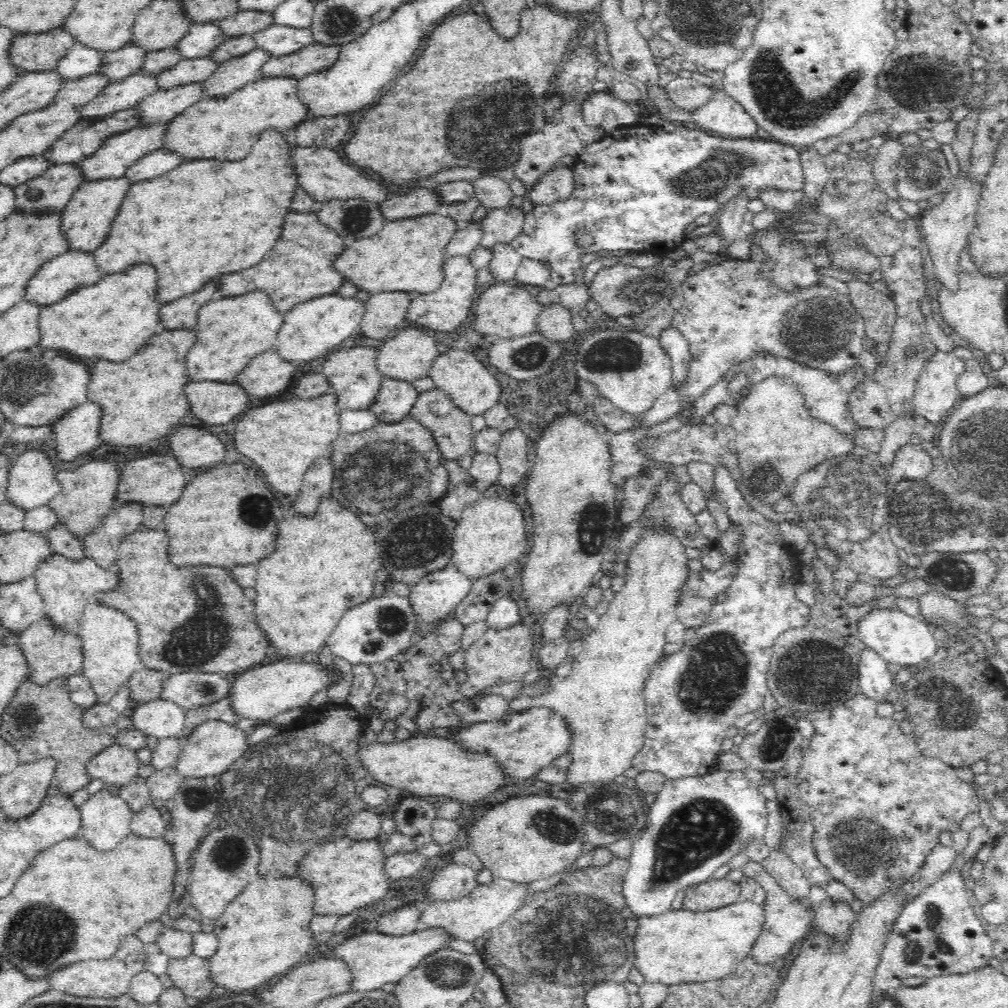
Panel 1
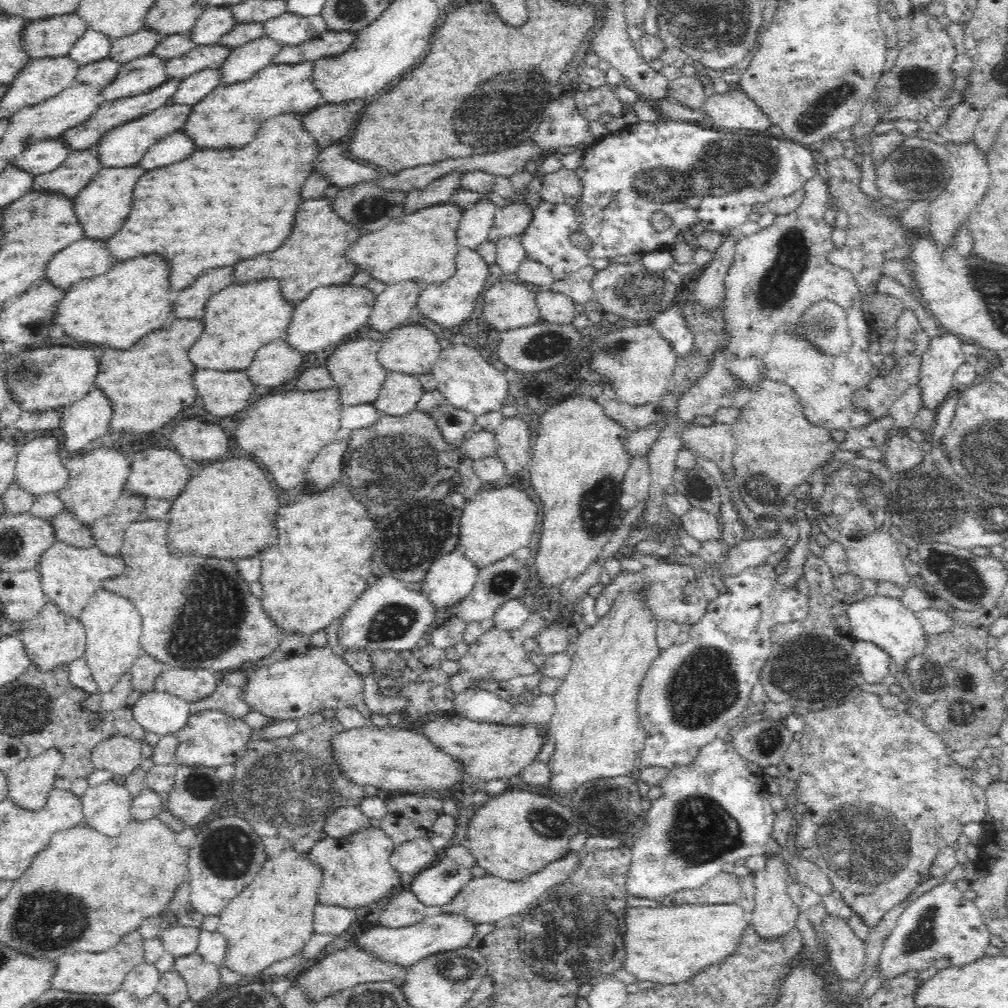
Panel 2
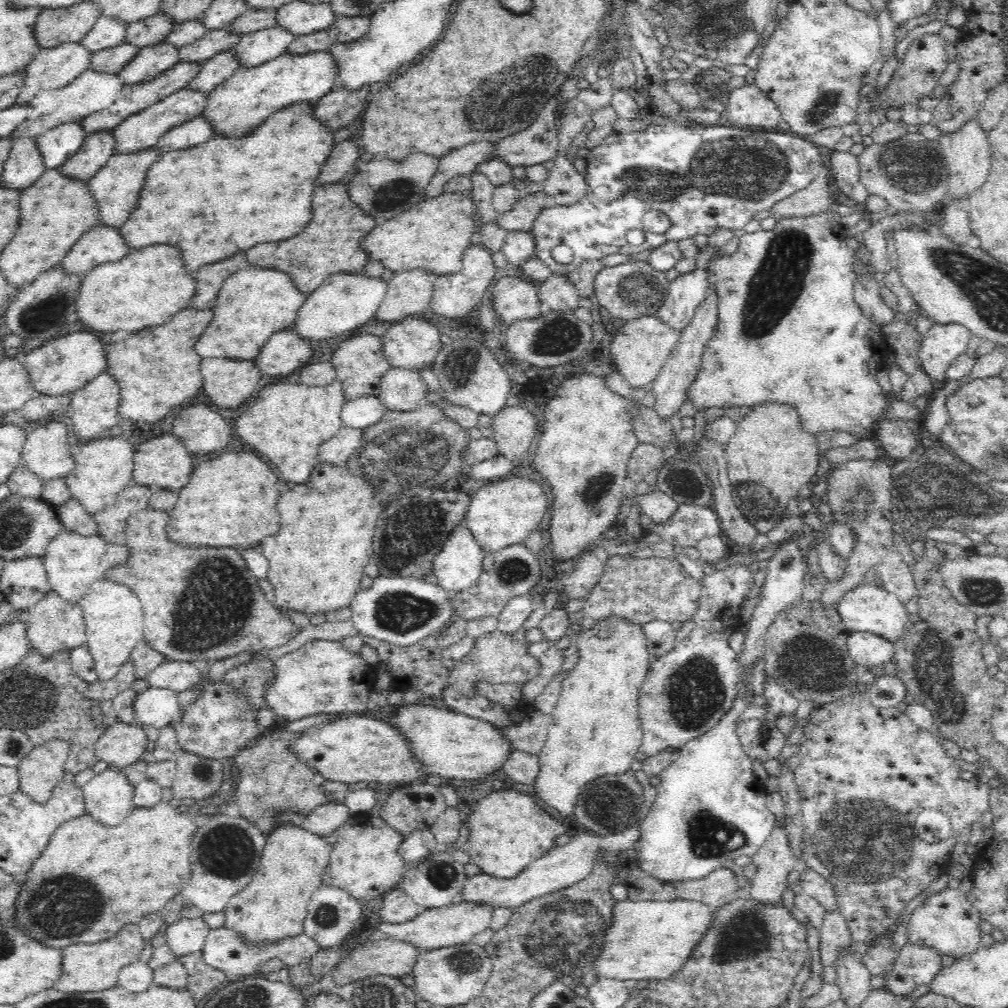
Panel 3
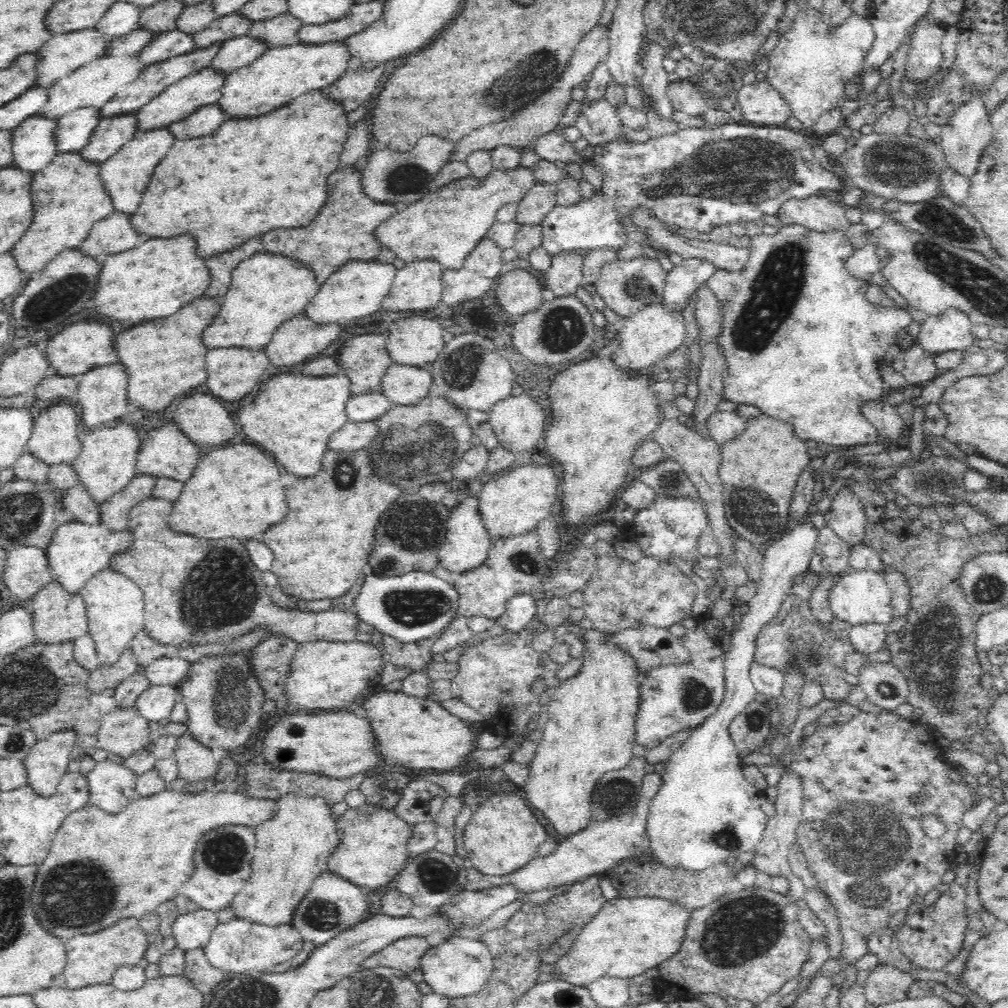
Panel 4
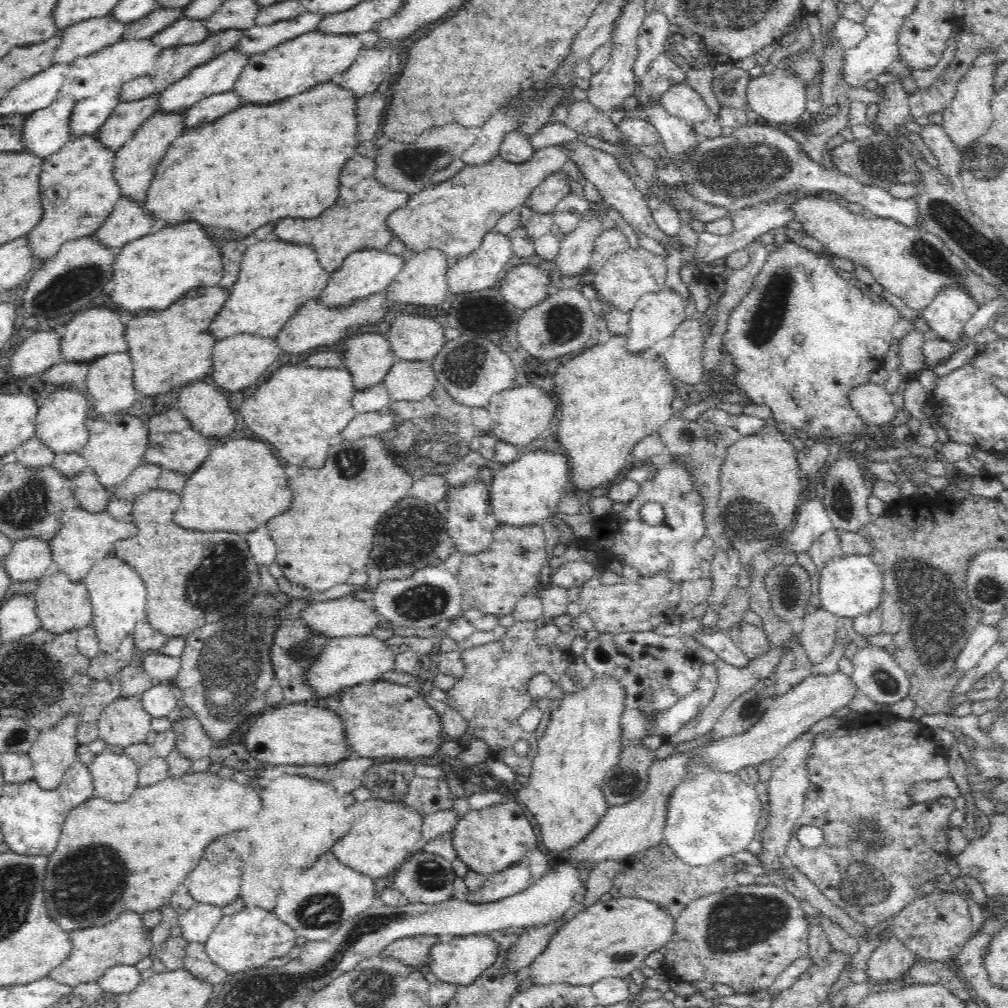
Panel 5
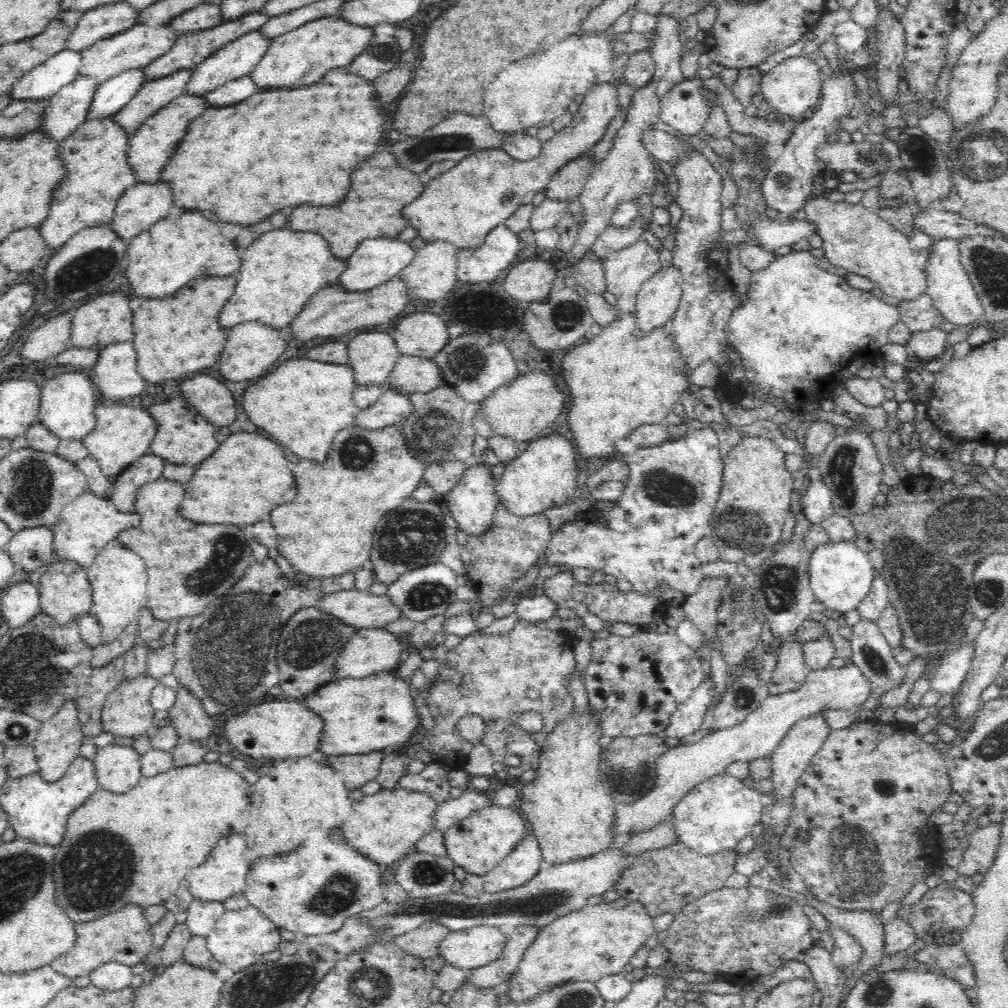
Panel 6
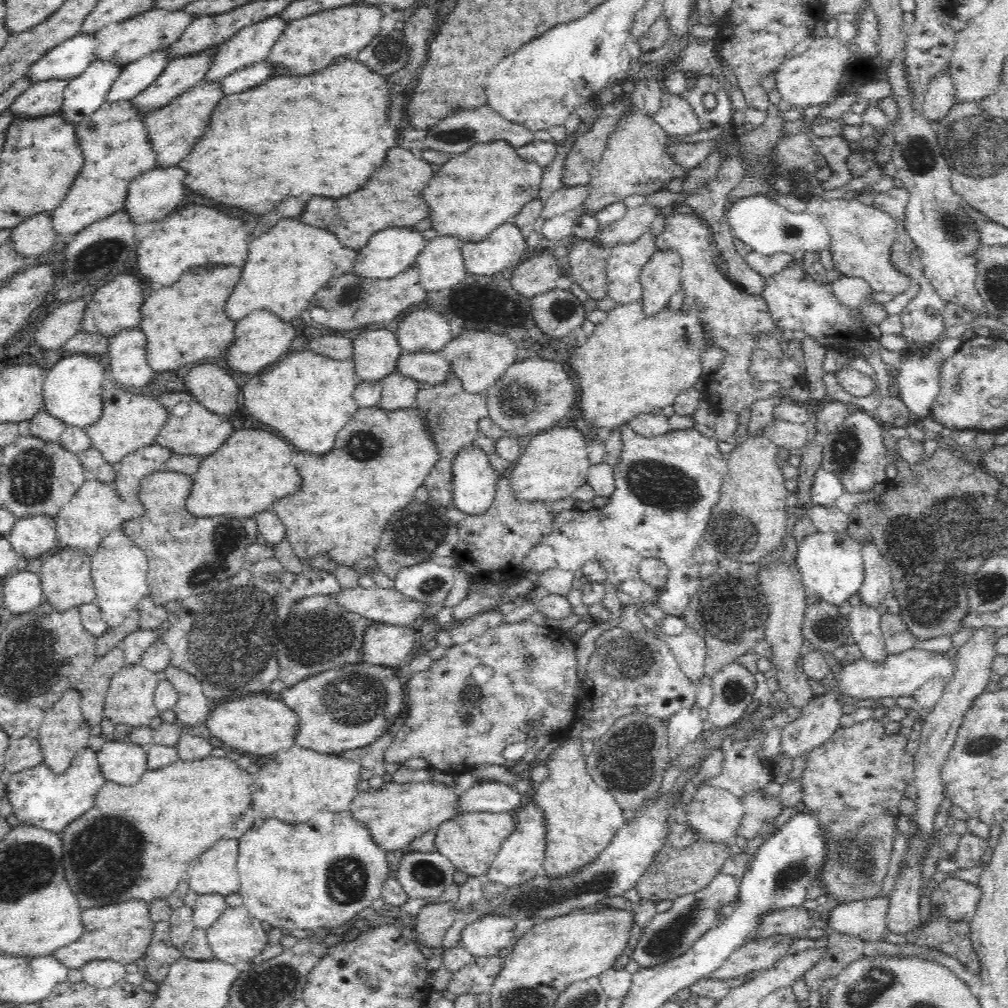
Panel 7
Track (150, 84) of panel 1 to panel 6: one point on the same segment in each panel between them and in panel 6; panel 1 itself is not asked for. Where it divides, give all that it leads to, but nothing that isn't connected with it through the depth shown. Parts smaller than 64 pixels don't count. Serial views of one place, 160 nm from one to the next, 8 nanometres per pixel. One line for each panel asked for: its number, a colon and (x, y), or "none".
2: (145, 73)
3: (155, 59)
4: (166, 45)
5: (184, 31)
6: (205, 16)

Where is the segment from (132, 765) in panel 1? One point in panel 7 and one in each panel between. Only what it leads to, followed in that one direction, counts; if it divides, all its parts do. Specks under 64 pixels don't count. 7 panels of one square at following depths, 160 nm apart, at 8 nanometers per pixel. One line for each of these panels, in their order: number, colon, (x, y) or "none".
2: (120, 755)
3: (121, 745)
4: (123, 732)
5: (124, 722)
6: (127, 713)
7: (129, 700)

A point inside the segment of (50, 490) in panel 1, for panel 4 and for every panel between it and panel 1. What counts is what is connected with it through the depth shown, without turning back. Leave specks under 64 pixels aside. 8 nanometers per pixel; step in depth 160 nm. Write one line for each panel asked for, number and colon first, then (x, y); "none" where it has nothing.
2: (38, 471)
3: (45, 453)
4: (54, 441)

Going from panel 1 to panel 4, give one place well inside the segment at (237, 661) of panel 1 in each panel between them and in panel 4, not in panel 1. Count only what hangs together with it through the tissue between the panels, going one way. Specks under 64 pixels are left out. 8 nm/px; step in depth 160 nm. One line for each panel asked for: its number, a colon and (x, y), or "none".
2: (209, 621)
3: (202, 606)
4: (199, 593)

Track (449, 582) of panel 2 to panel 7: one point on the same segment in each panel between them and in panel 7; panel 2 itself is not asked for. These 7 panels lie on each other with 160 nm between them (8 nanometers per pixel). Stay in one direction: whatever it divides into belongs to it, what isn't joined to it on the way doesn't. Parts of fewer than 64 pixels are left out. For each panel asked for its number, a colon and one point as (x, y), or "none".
3: (459, 565)
4: (466, 546)
5: (470, 524)
6: (473, 503)
7: (474, 485)

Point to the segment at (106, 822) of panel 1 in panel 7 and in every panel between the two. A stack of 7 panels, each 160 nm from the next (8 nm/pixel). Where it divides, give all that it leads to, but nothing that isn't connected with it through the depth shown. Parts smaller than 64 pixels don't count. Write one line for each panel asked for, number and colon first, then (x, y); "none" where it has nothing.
2: (107, 807)
3: (108, 797)
4: (112, 786)
5: (115, 777)
6: (117, 768)
7: (124, 764)

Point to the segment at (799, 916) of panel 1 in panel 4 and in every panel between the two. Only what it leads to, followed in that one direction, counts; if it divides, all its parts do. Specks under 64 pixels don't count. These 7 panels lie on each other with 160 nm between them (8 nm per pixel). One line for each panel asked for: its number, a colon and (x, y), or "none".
2: (775, 914)
3: (775, 860)
4: (771, 856)

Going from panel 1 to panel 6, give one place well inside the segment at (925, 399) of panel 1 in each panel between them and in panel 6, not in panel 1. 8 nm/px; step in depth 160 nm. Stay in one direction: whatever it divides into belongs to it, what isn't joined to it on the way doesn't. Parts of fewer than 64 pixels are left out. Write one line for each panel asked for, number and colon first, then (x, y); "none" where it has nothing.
2: (944, 356)
3: (942, 344)
4: (951, 331)
5: (947, 317)
6: (951, 291)

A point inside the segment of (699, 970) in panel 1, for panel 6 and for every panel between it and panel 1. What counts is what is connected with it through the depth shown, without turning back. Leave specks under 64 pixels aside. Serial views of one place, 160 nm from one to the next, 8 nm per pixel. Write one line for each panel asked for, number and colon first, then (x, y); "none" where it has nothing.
2: (669, 945)
3: (650, 940)
4: (629, 936)
5: (612, 938)
6: (598, 940)

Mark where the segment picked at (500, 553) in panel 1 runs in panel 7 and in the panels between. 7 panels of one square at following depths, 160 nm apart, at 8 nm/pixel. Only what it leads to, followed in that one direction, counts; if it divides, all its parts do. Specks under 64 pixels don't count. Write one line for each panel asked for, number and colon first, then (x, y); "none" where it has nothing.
2: (495, 523)
3: (503, 513)
4: (513, 503)
5: (522, 493)
6: (544, 476)
7: (555, 463)

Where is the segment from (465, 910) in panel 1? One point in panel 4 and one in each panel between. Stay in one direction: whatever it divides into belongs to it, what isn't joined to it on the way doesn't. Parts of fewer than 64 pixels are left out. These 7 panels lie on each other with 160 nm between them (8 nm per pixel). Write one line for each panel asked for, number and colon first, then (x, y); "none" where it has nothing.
2: (484, 900)
3: (564, 865)
4: (599, 846)

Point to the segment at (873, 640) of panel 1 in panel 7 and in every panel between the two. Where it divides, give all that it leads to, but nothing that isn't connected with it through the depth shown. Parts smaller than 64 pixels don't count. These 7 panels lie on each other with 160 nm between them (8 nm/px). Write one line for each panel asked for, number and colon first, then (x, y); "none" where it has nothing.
2: (883, 621)
3: (868, 609)
4: (861, 597)
5: (851, 586)
6: (841, 575)
7: (832, 567)

